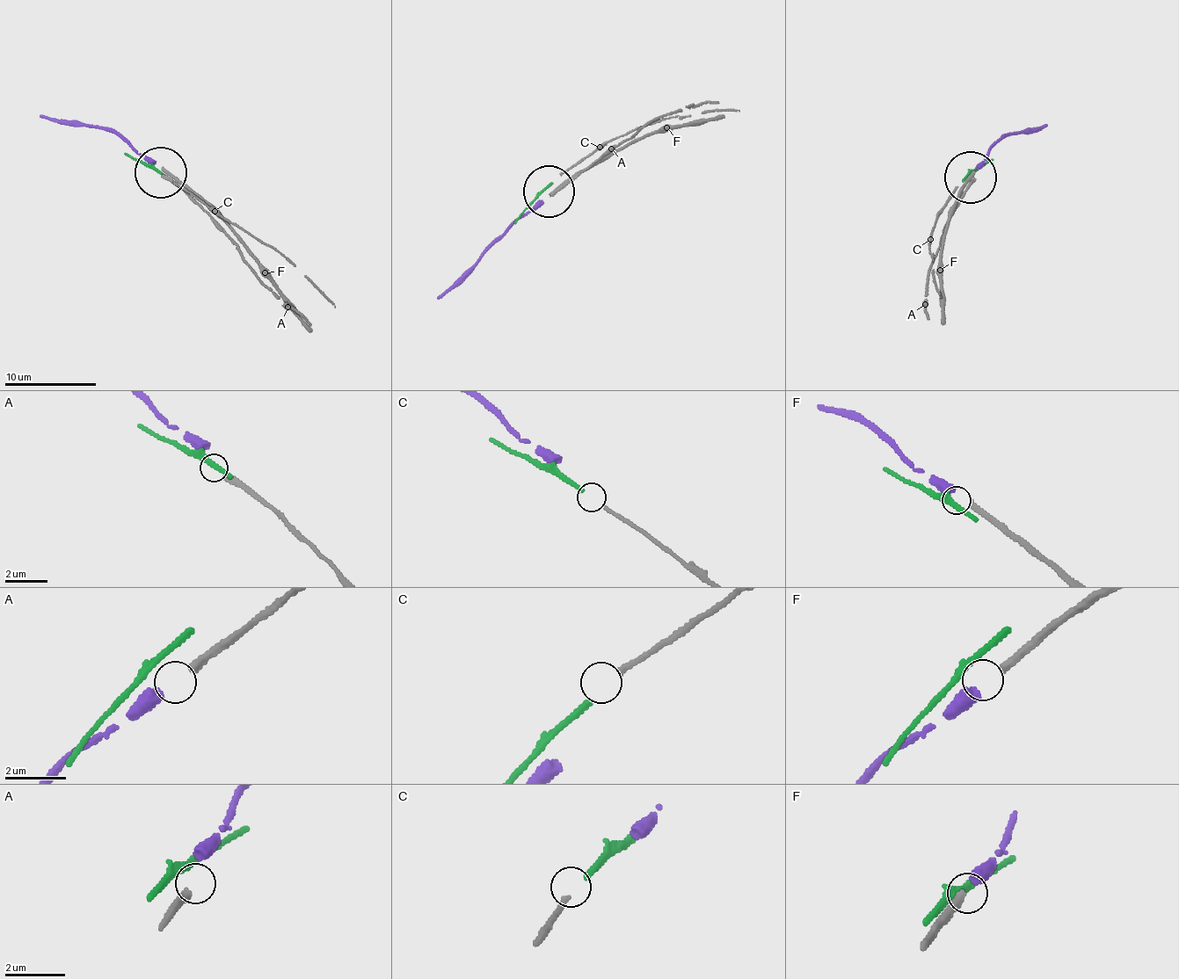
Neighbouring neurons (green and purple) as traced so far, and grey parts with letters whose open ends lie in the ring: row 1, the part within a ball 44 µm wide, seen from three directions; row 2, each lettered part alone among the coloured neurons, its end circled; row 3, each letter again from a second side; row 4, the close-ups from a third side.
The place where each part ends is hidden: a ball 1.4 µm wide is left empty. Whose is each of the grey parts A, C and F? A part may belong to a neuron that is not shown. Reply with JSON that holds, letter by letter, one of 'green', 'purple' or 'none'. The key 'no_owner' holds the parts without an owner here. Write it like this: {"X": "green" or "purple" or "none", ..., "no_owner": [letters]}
{"A": "none", "C": "green", "F": "purple", "no_owner": ["A"]}

